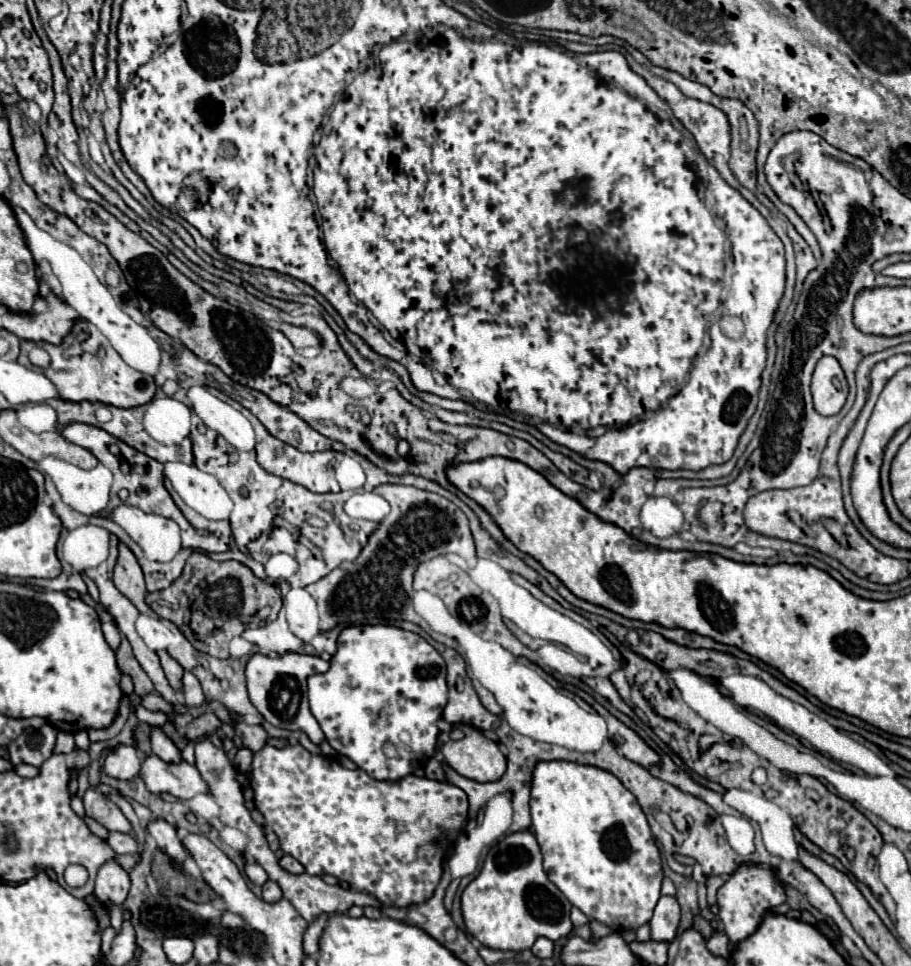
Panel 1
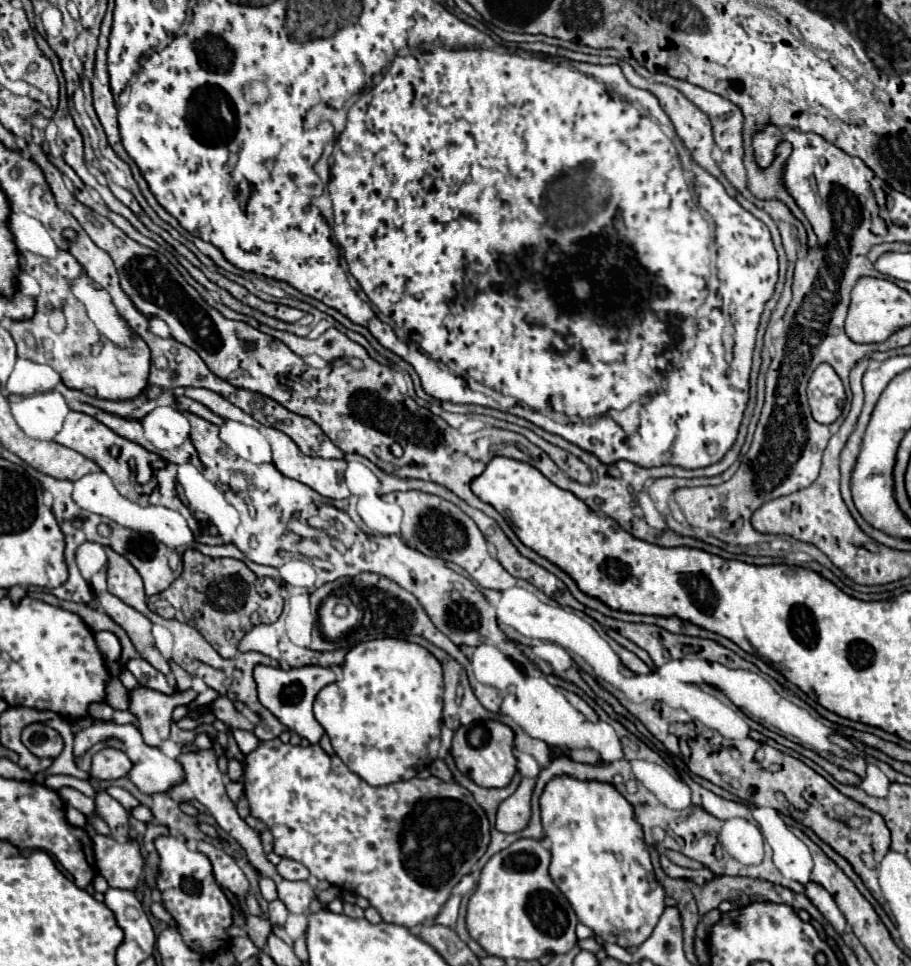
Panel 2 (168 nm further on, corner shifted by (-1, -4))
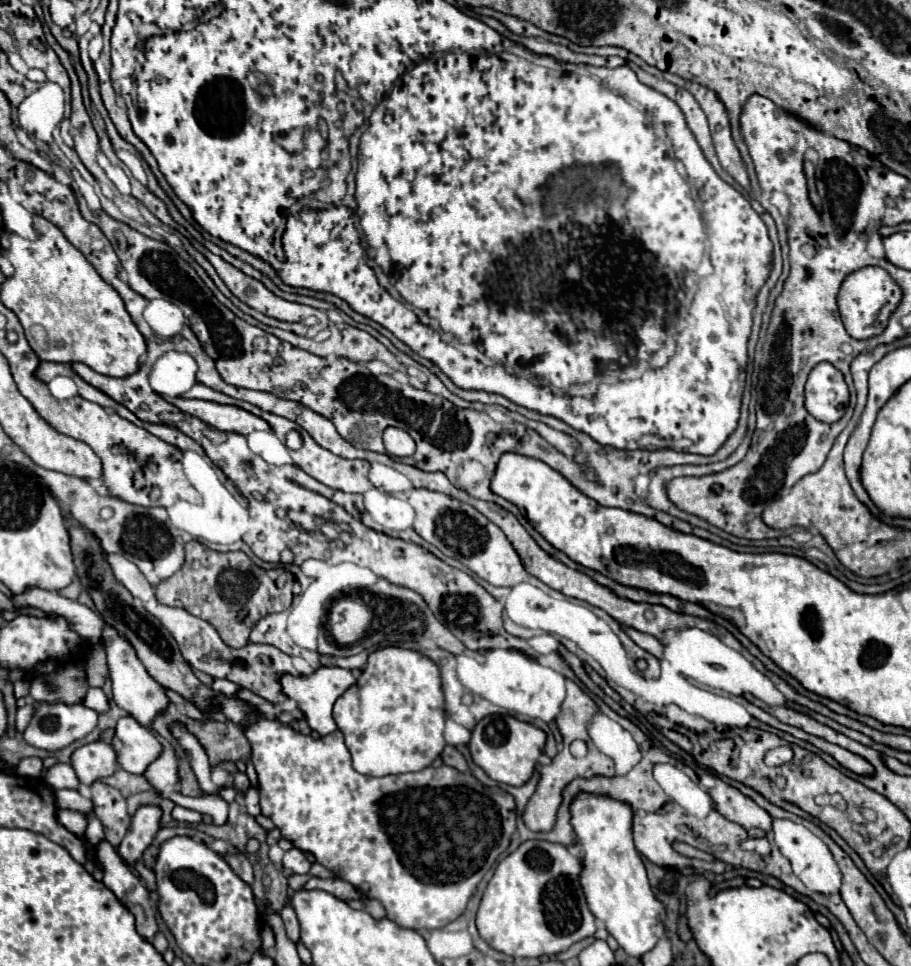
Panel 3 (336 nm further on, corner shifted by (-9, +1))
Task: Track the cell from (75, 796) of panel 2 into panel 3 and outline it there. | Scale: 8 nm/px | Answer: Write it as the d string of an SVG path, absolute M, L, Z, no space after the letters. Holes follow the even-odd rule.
M56 764L48 770L48 776L46 776L46 784L52 788L52 790L62 790L62 788L68 788L68 790L76 790L78 788L78 780L76 780L76 772L70 764Z

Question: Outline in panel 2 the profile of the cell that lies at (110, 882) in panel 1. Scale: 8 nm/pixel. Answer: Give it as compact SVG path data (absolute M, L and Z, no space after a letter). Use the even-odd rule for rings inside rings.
M96 835L92 841L96 869L108 881L108 885L118 889L136 889L144 867L138 841L116 841L110 835Z

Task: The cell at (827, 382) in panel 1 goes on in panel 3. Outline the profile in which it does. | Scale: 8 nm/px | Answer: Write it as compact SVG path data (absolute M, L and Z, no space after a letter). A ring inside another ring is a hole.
M820 362L806 382L806 408L820 422L836 422L848 404L848 386L838 368Z

